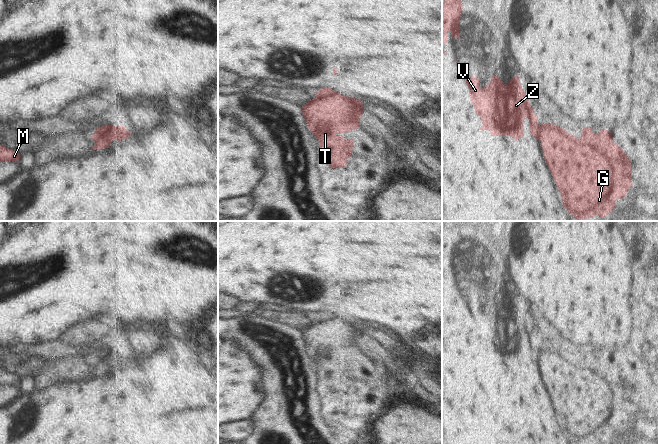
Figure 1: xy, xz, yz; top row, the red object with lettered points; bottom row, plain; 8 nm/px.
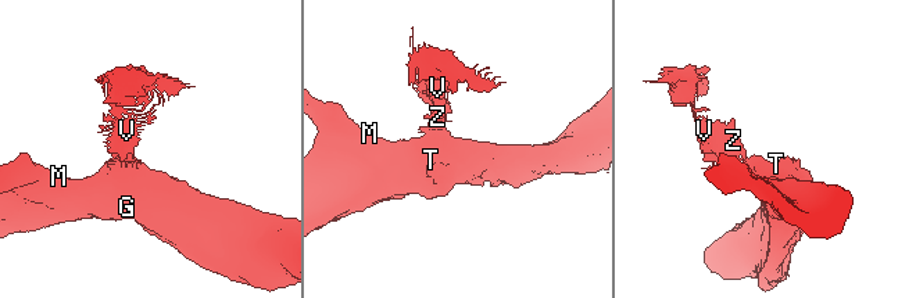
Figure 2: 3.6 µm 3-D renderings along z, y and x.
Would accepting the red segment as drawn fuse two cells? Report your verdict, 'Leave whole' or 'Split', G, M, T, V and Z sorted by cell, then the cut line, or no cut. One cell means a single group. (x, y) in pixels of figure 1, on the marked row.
Split. Groups: G M T / V Z. Split along xz (318, 93), (341, 95)

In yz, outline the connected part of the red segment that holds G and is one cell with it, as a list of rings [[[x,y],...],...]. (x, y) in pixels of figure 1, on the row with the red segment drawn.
[[[542,124],[540,142],[563,205],[577,220],[586,220],[595,214],[606,217],[614,211],[616,200],[625,197],[633,186],[632,163],[624,150],[614,143],[611,131],[600,129],[597,134],[591,128],[584,128],[578,139],[560,126]]]

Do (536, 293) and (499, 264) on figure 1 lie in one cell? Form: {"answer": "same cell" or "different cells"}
{"answer": "different cells"}

